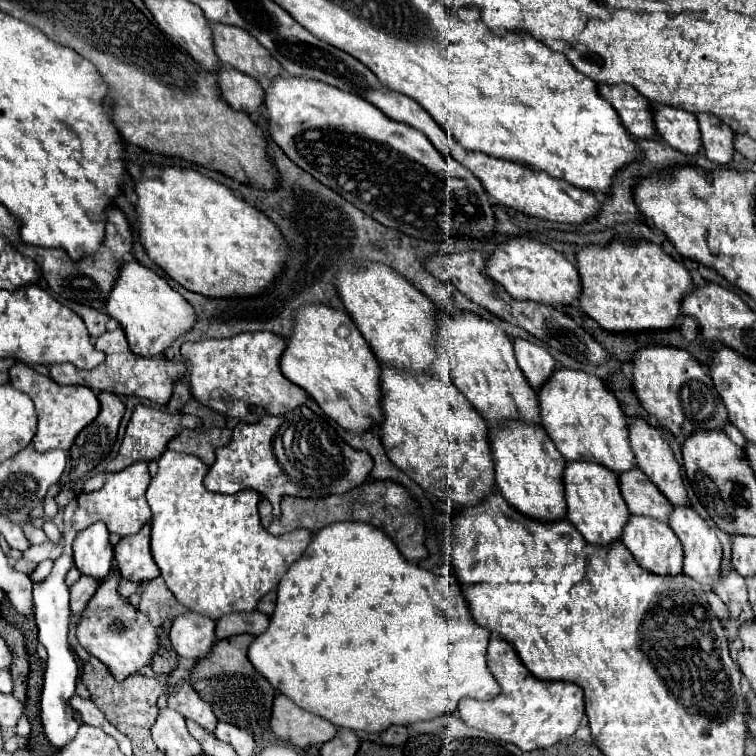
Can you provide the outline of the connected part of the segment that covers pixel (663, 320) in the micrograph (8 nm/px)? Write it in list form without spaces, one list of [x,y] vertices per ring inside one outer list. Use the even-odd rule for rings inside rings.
[[[645,240],[637,244],[583,246],[577,254],[577,270],[583,282],[581,308],[609,332],[671,330],[681,314],[681,300],[697,290],[683,264],[665,254],[661,246]]]

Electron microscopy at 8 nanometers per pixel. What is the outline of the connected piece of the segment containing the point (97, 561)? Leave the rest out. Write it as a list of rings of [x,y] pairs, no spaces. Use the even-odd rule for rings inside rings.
[[[95,522],[73,540],[73,560],[81,574],[97,580],[105,578],[113,564],[113,546],[105,524]]]

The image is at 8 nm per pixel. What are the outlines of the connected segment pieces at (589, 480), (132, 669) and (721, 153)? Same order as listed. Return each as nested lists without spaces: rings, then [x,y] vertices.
[[[569,462],[565,468],[565,498],[569,522],[589,544],[607,546],[613,540],[621,540],[631,512],[621,496],[619,480],[609,468],[589,462]]]
[[[115,572],[109,580],[101,582],[95,596],[89,600],[87,610],[77,626],[79,644],[95,658],[99,658],[109,672],[121,682],[131,674],[137,674],[143,666],[151,664],[155,650],[159,648],[157,630],[149,624],[149,618],[135,610],[127,600],[117,592],[119,574]]]
[[[697,114],[701,134],[703,134],[703,150],[707,158],[715,164],[729,164],[735,154],[733,138],[735,134],[731,128],[725,128],[721,120],[713,118],[711,114]]]

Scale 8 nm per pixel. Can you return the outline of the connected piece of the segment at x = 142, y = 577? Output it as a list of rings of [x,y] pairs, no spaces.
[[[145,524],[137,534],[121,538],[121,542],[115,546],[115,560],[125,580],[149,582],[159,576],[159,568],[151,556],[149,538],[151,526]]]

